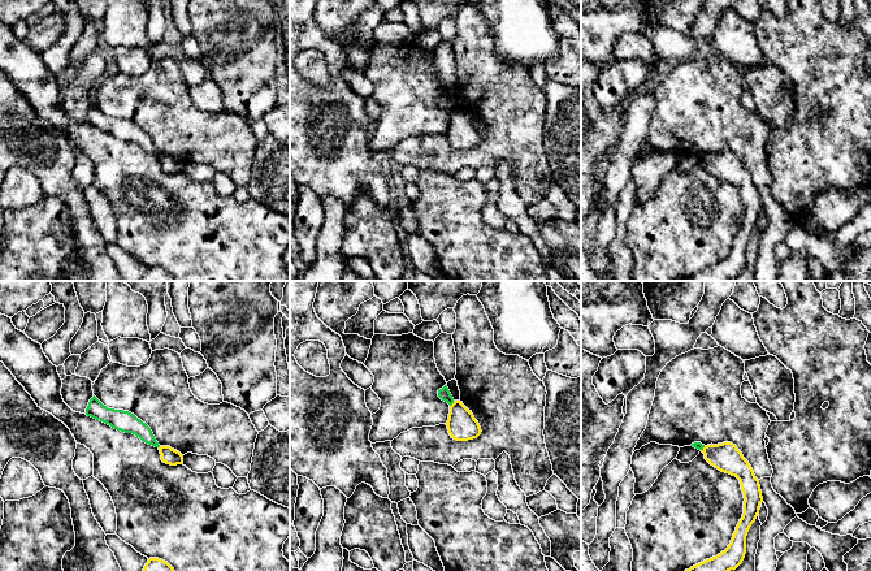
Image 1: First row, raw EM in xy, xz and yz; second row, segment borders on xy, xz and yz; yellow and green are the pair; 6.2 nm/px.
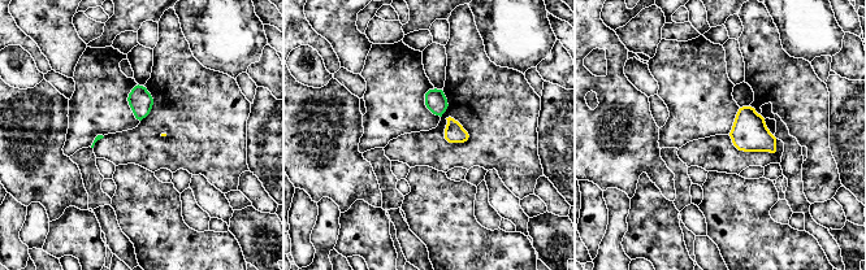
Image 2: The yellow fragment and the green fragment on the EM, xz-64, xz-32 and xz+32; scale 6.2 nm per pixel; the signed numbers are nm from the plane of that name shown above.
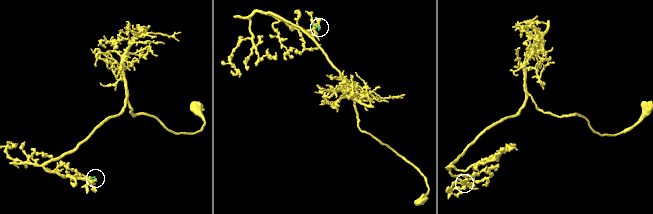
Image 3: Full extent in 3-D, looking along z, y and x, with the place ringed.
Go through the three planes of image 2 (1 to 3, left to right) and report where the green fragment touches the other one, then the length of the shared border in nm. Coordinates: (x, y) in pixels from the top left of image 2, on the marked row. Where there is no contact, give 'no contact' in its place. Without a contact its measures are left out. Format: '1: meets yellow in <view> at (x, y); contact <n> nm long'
1: no contact
2: no contact
3: no contact

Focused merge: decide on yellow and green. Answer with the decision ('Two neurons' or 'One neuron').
Two neurons

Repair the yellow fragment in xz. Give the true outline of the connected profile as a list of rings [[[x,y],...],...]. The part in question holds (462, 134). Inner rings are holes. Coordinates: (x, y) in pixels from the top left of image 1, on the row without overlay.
[[[454,109],[450,114],[448,129],[446,131],[451,147],[456,150],[468,150],[481,143],[481,135],[463,111]]]

